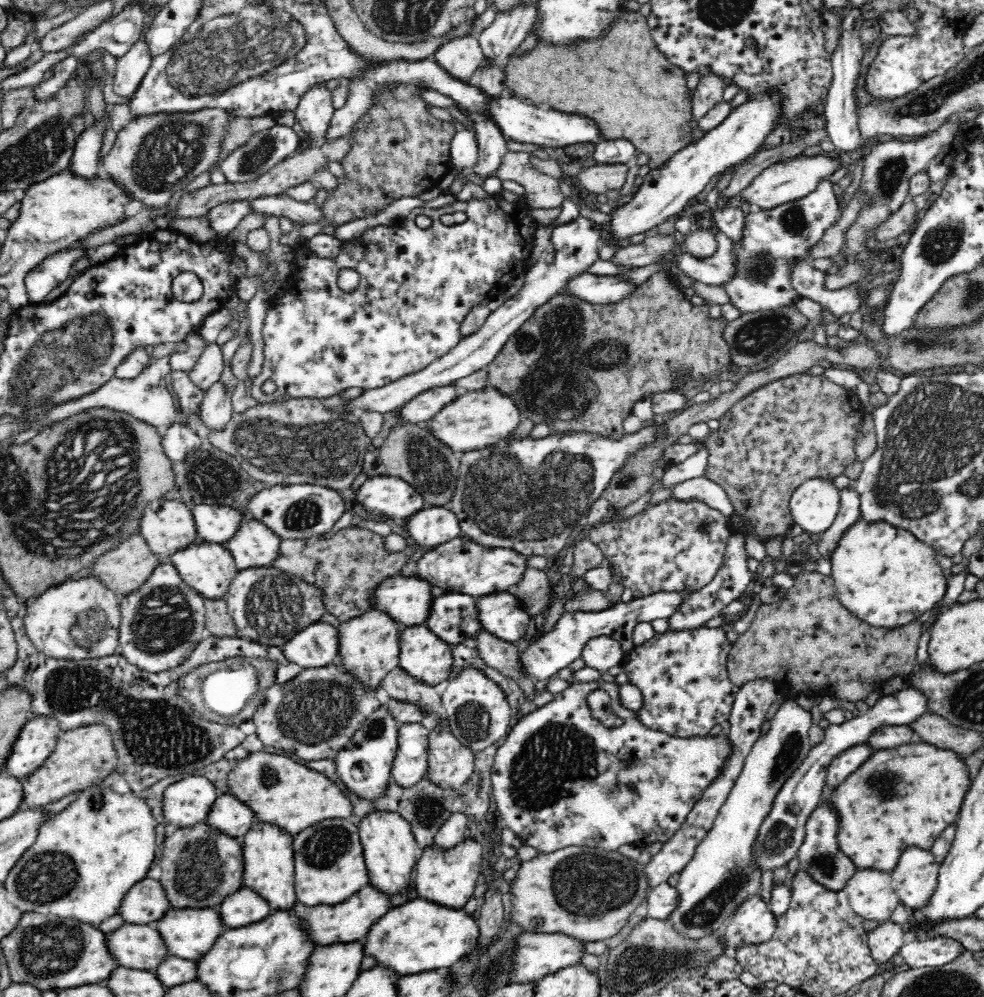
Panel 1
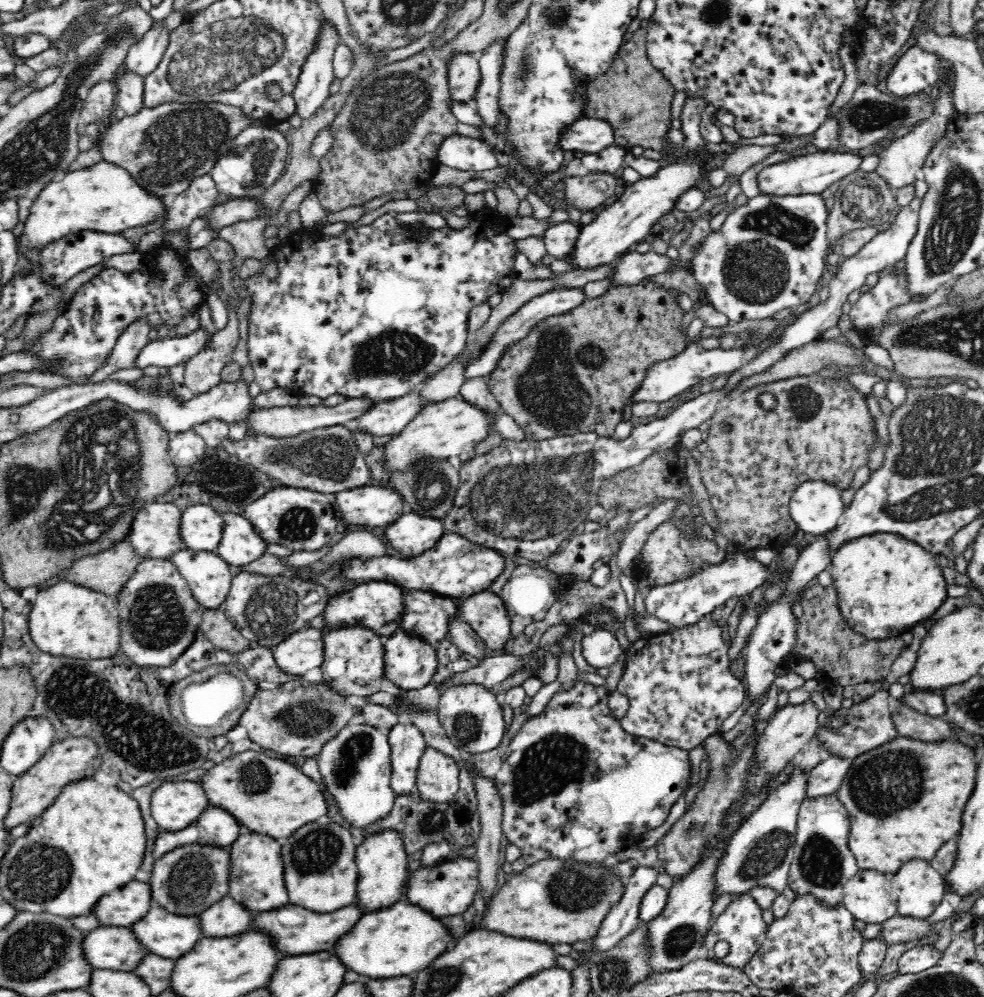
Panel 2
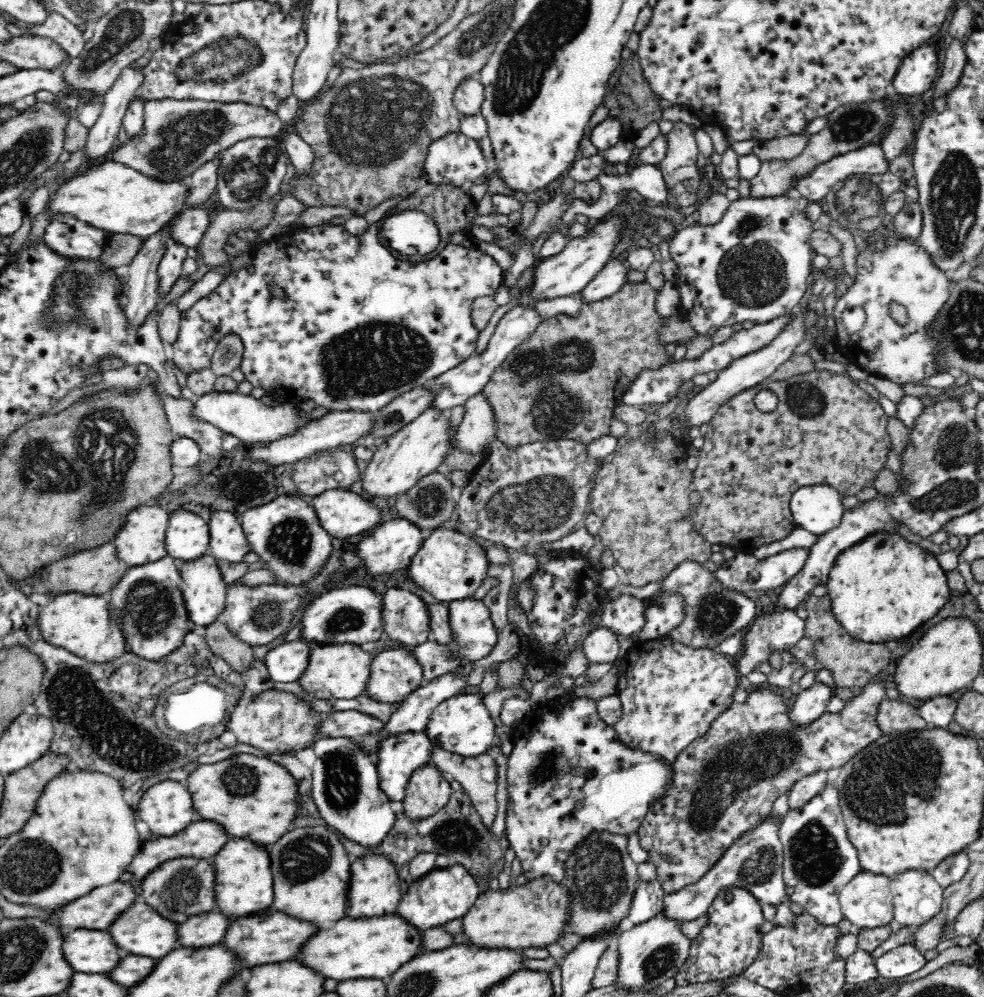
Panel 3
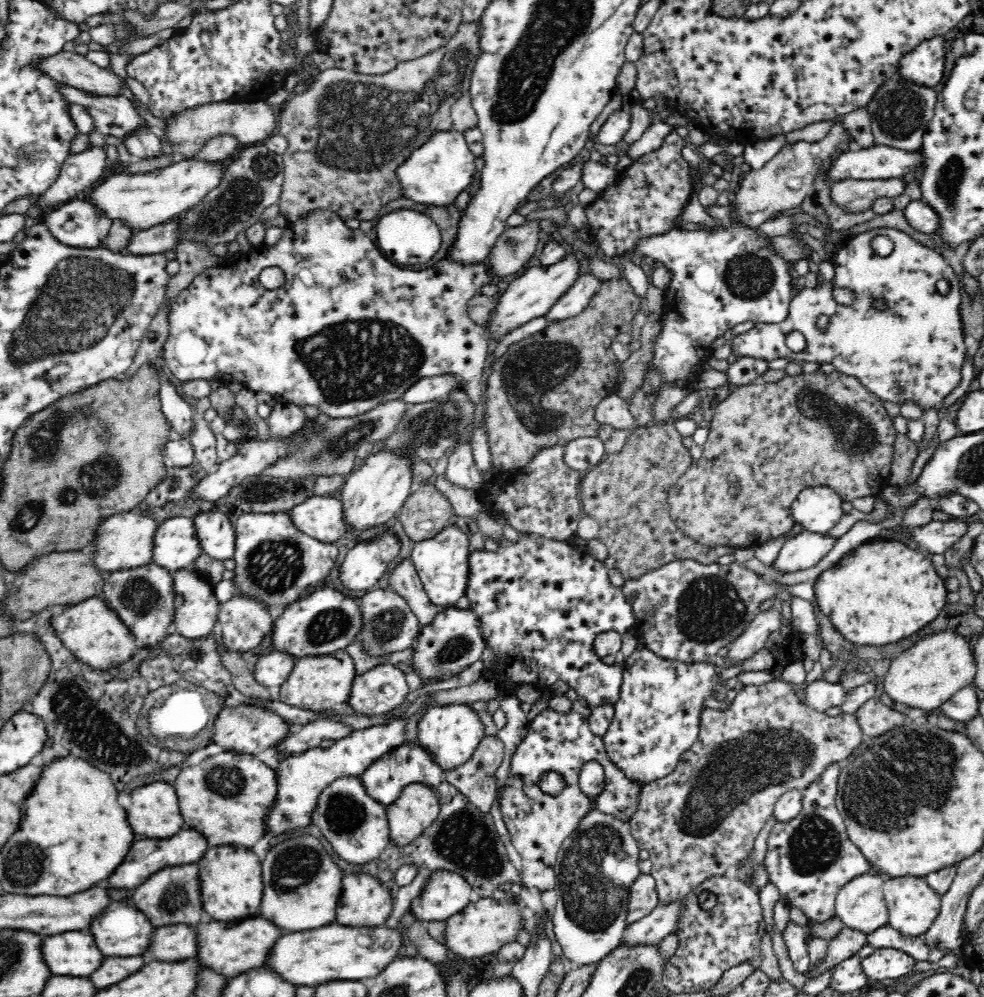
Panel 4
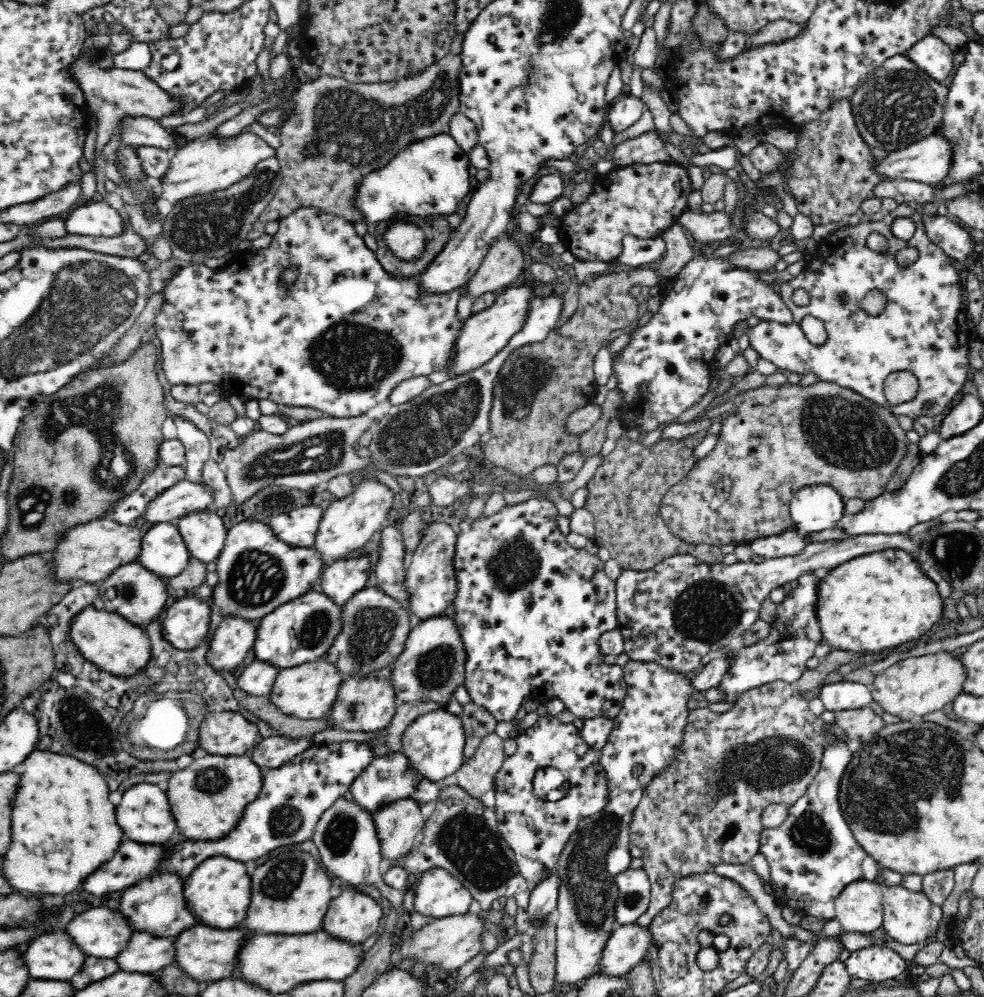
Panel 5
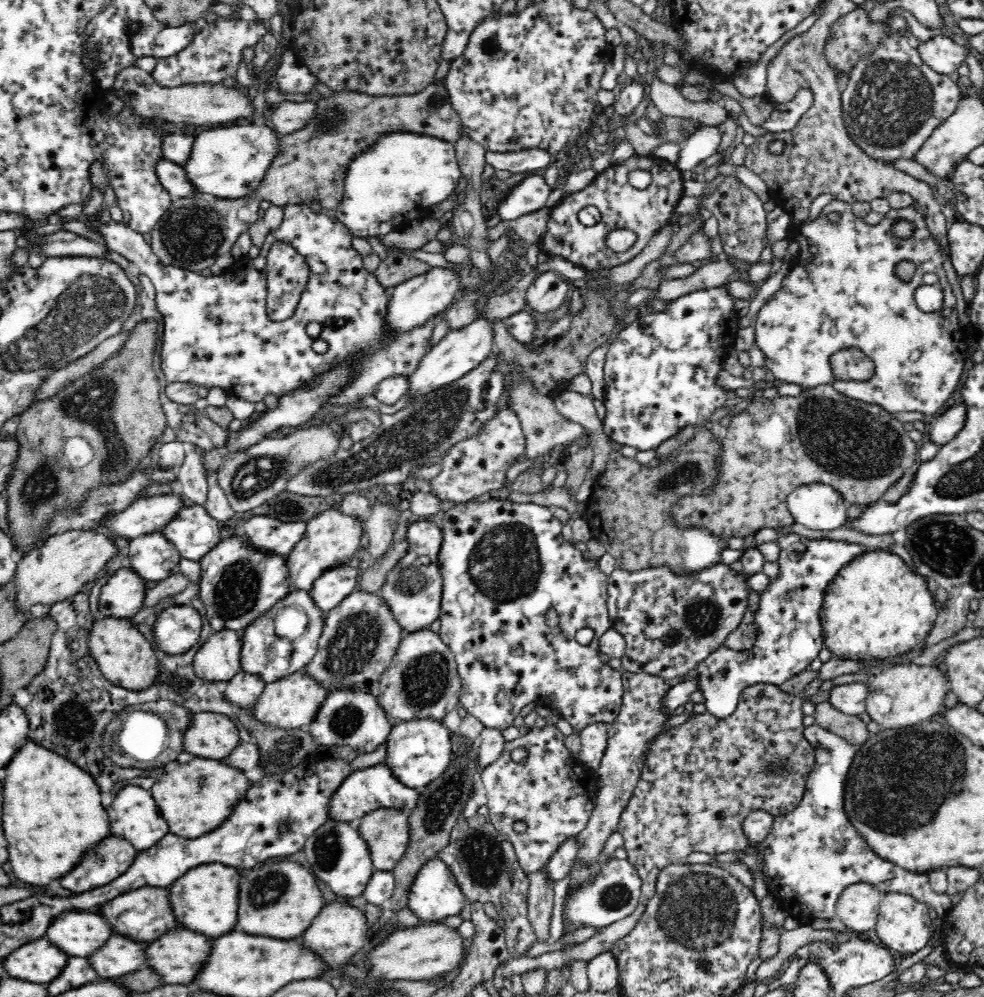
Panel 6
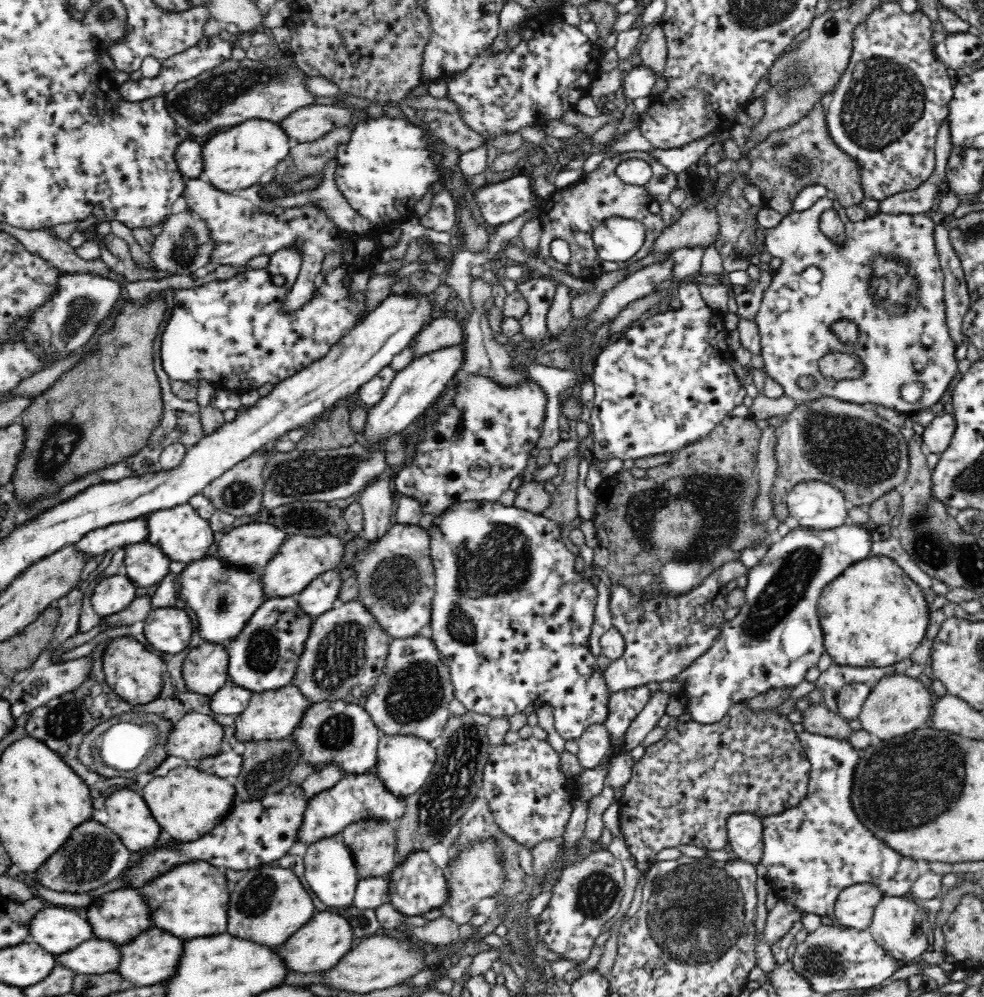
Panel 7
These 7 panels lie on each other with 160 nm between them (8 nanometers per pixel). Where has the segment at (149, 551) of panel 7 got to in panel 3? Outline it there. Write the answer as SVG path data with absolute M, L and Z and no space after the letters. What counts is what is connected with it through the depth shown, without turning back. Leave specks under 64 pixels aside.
M179 509L170 516L166 540L172 558L192 560L209 552L210 523L200 514Z

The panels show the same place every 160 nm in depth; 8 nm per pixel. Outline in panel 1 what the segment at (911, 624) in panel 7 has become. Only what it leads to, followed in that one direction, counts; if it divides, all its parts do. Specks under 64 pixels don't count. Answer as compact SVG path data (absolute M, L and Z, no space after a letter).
M860 517L843 530L828 558L835 594L850 612L875 627L892 628L916 620L940 604L947 591L948 580L934 559L936 553L909 530Z

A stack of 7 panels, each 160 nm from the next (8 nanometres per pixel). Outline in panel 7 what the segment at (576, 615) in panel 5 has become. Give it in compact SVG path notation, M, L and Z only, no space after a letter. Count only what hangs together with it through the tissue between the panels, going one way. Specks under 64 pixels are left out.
M466 501L456 503L446 512L435 516L428 528L428 533L431 536L430 552L435 570L435 595L430 620L431 639L436 643L449 665L455 687L455 698L466 707L466 711L484 714L492 719L509 719L518 712L524 712L530 704L548 705L555 713L556 730L560 732L565 741L578 742L586 728L594 724L604 725L610 716L609 705L613 693L609 689L602 668L598 666L598 660L590 651L590 636L592 636L594 616L596 616L598 587L592 584L590 578L576 572L576 556L562 542L559 524L554 519L544 516L543 513L533 513L528 509L518 508L515 504L505 506L500 501Z

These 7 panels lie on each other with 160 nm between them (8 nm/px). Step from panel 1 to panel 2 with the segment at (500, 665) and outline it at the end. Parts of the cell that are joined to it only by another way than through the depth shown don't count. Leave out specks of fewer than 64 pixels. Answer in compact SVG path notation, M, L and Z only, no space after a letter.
M463 619L452 622L448 640L458 645L462 652L476 658L478 661L484 661L496 656L496 652L488 648L486 641Z

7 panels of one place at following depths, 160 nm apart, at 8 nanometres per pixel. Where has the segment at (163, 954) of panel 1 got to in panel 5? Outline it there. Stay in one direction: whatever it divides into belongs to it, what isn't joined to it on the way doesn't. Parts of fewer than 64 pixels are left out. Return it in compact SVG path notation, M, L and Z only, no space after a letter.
M54 929L35 937L24 959L34 979L70 981L83 970L87 956L68 932Z

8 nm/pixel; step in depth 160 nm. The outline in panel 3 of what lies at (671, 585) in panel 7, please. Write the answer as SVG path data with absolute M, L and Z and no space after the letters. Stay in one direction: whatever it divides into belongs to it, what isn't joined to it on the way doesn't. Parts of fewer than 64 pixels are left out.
M660 431L660 442L654 446L643 444L644 434L630 439L618 452L612 453L594 475L589 507L598 513L603 523L598 535L604 547L611 550L620 568L626 574L626 581L634 586L649 582L661 582L684 562L704 564L708 562L712 543L696 530L691 518L694 511L689 495L692 492L693 472L686 465L689 449L679 435L672 431Z

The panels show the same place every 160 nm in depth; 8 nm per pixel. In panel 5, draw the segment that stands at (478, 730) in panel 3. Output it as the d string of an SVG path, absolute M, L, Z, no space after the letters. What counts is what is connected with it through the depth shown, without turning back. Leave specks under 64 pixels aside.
M445 708L420 715L404 732L401 750L410 757L416 769L432 781L443 783L453 779L465 761L466 728L462 715Z

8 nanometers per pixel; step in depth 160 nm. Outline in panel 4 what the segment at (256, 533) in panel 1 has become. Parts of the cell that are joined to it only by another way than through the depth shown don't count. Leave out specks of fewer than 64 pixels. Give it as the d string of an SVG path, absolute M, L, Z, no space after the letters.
M208 511L198 513L193 519L204 553L221 561L234 559L236 531L228 515L224 512Z

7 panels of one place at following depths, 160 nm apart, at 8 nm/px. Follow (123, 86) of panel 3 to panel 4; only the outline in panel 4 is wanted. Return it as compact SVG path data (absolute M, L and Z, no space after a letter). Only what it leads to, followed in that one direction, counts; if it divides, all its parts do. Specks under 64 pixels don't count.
M88 145L82 152L68 155L61 164L59 176L42 196L38 196L41 211L51 210L82 196L100 177L106 168L106 148Z

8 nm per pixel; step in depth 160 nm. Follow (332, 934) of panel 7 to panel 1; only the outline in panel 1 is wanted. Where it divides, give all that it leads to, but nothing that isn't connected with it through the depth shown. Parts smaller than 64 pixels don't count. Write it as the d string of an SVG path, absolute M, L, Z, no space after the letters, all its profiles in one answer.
M374 809L361 819L359 837L364 849L370 883L392 896L406 888L410 884L414 864L423 851L412 833L412 823L398 812Z

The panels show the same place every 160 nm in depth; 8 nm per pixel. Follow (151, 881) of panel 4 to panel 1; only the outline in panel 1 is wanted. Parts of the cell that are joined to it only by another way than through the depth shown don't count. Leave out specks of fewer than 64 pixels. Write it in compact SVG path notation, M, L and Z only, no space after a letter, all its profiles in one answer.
M196 823L168 829L168 836L162 842L162 882L173 908L219 907L222 900L244 887L244 855L241 838L228 835L210 823Z

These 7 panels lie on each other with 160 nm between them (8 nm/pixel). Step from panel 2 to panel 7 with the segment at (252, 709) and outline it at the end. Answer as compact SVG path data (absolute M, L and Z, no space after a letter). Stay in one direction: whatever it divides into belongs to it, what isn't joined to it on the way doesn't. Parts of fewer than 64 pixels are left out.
M190 711L172 725L166 740L167 756L179 756L192 763L193 759L216 756L222 750L224 728L213 716Z

